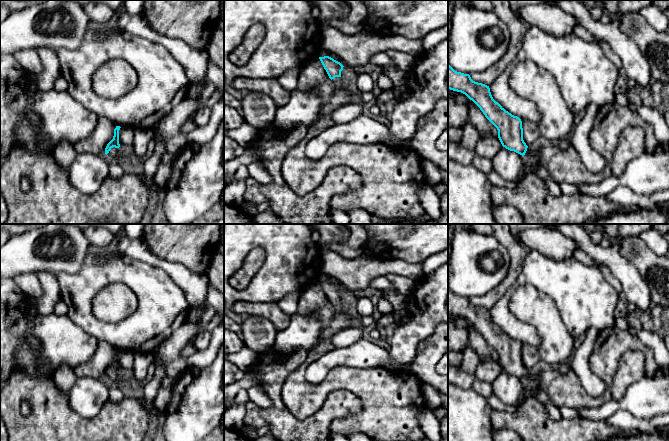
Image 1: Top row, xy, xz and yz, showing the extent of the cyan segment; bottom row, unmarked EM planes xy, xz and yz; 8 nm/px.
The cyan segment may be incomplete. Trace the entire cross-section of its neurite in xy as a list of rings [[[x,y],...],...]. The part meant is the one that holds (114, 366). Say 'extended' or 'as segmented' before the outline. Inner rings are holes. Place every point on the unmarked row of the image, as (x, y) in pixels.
extended | [[[116,350],[116,352],[114,353],[114,360],[113,363],[107,368],[106,372],[105,372],[105,378],[107,380],[116,380],[117,376],[118,376],[118,372],[120,371],[119,368],[119,354],[120,354],[120,350]]]

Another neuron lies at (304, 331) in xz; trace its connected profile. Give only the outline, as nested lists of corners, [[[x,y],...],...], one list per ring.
[[[318,310],[307,314],[296,312],[291,316],[289,325],[277,331],[273,348],[279,352],[290,352],[297,348],[308,351],[319,343],[325,325]]]

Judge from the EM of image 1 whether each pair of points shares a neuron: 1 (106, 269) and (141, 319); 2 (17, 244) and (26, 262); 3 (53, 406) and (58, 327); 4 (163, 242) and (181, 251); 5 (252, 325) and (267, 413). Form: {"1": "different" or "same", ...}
{"1": "same", "2": "same", "3": "different", "4": "same", "5": "different"}

